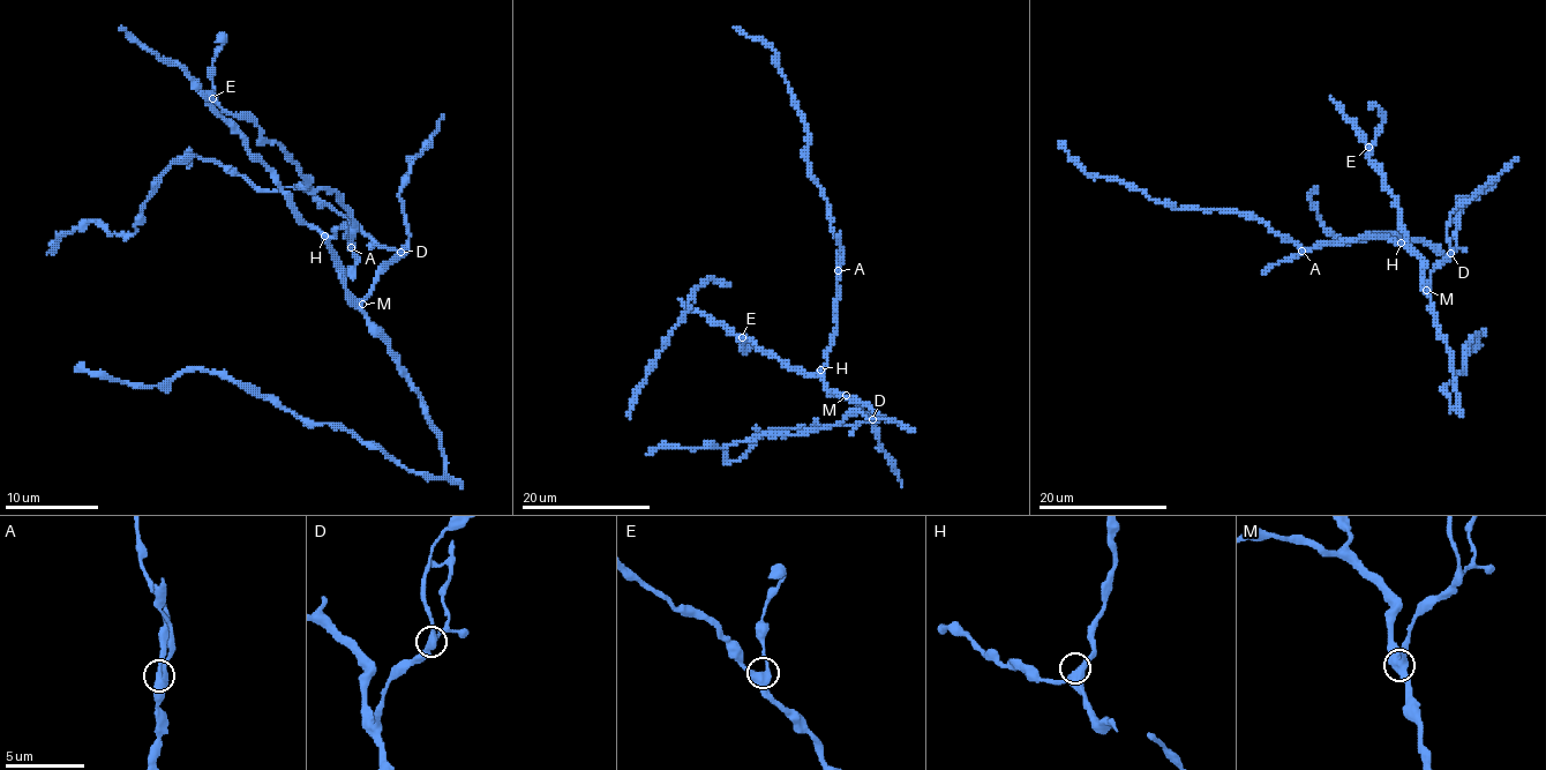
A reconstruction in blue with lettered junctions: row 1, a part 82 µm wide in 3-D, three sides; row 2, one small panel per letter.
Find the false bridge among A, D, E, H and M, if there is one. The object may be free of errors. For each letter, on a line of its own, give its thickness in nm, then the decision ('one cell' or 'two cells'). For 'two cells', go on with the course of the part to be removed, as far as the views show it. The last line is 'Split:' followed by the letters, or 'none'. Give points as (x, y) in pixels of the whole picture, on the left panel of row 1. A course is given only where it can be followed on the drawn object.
A: 420 nm | one cell
D: 400 nm | two cells | (399, 252), (379, 247), (308, 192), (292, 187), (257, 192), (219, 163), (192, 154), (187, 169)
E: 440 nm | one cell
H: 400 nm | one cell
M: 400 nm | one cell
Split: D

